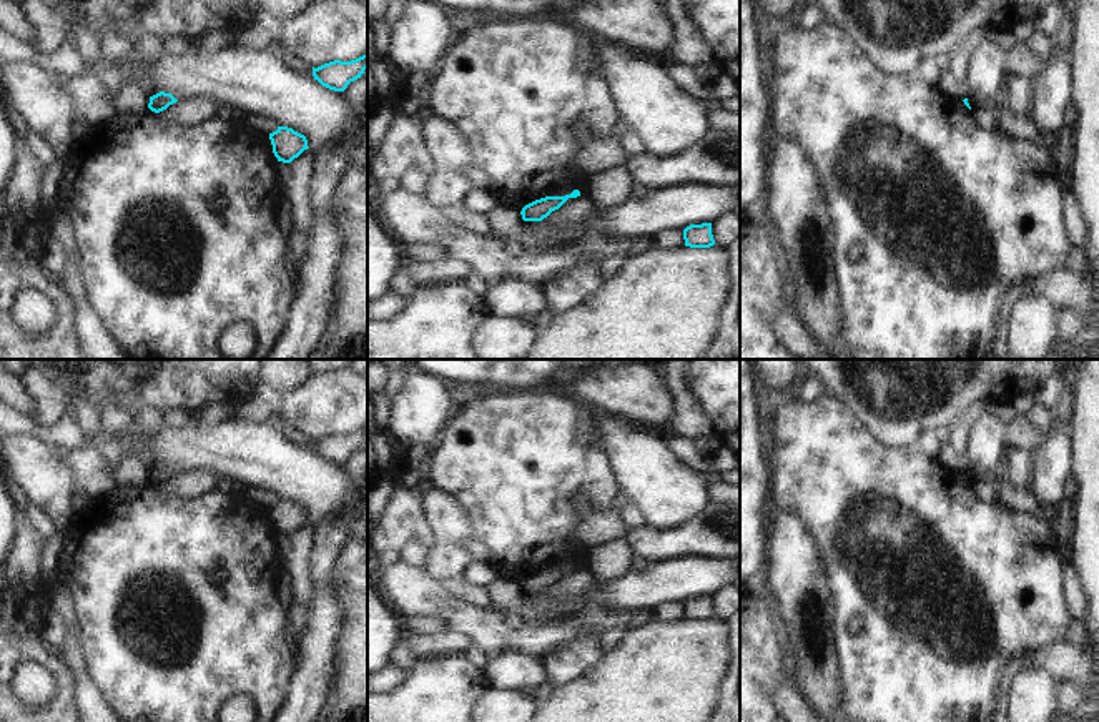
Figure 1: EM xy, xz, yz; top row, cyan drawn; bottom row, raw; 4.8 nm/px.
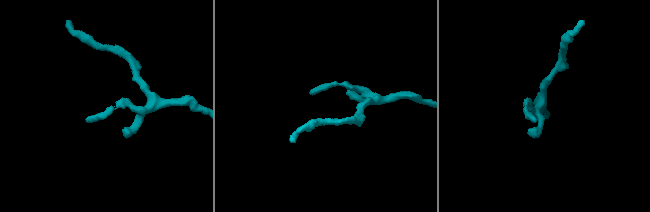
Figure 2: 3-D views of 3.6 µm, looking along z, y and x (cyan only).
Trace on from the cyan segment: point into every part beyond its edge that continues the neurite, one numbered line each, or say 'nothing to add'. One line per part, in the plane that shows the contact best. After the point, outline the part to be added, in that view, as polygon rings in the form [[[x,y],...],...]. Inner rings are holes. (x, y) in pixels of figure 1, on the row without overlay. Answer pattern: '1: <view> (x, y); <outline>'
nothing to add

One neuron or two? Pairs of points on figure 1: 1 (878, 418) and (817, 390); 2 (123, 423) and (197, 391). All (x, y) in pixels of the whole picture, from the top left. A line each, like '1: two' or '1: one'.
1: two
2: two

